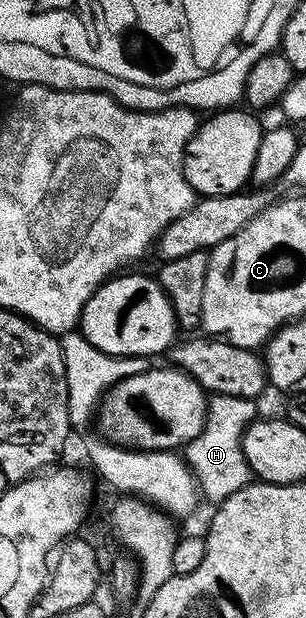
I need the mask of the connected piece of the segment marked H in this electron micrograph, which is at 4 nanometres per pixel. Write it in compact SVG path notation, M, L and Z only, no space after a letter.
M214 394L207 405L205 423L196 439L183 449L183 458L199 486L200 494L217 505L235 494L253 479L251 468L243 453L243 435L248 425L256 420L256 402L241 396Z

